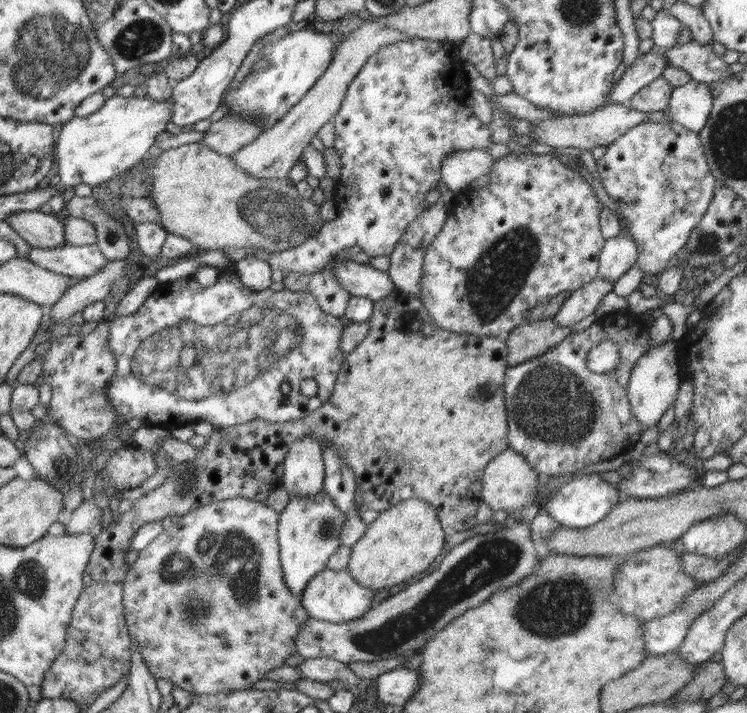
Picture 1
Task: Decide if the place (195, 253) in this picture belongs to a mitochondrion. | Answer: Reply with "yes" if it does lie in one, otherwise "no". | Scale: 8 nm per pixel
no

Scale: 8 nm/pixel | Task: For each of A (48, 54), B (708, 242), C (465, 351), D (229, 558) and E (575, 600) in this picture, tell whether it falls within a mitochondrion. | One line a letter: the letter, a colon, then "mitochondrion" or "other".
A: mitochondrion
B: mitochondrion
C: other
D: mitochondrion
E: mitochondrion

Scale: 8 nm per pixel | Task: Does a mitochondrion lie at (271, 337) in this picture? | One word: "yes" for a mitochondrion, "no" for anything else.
yes

